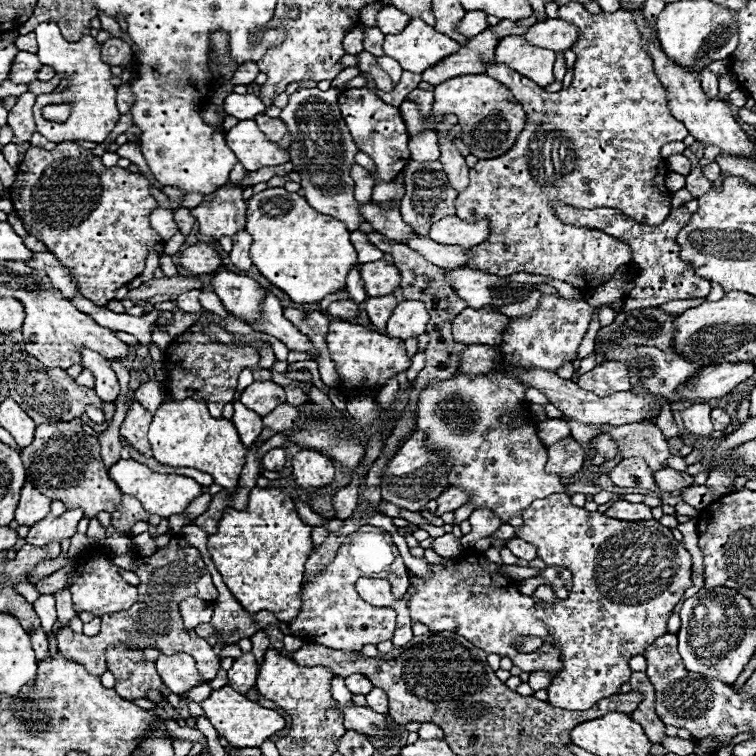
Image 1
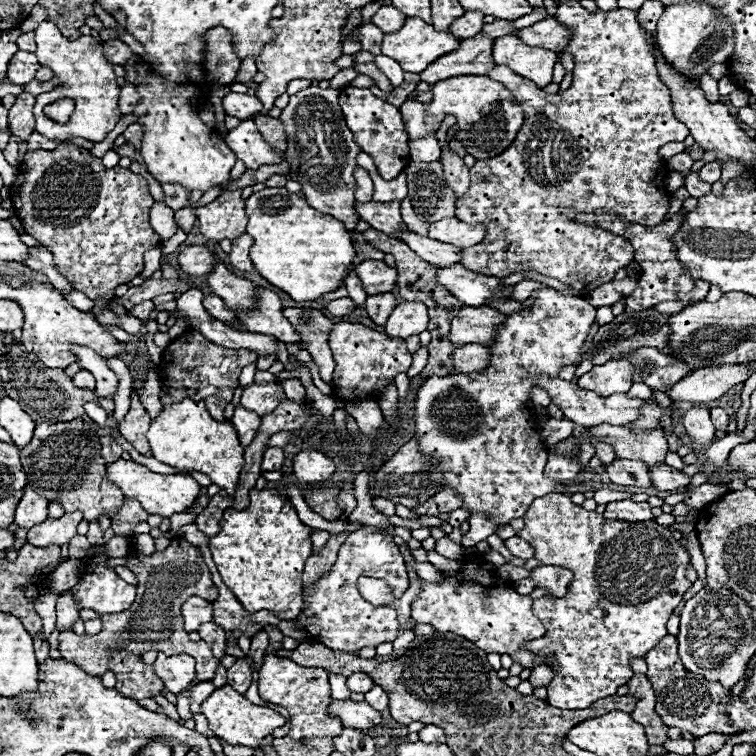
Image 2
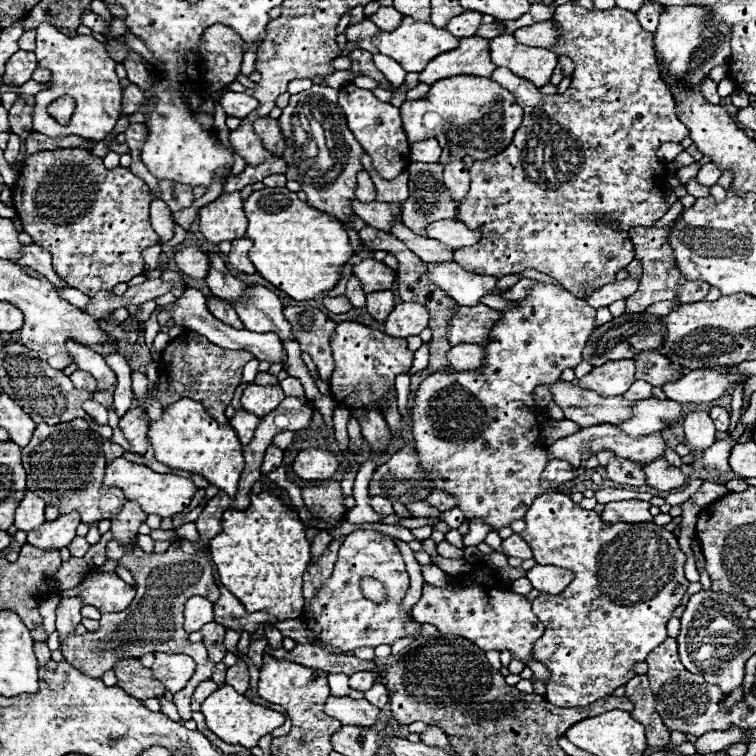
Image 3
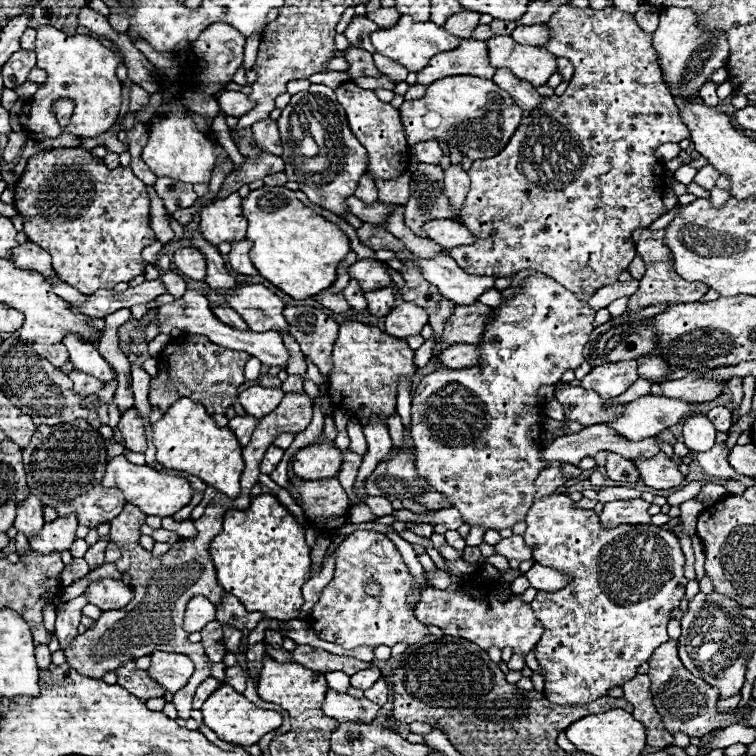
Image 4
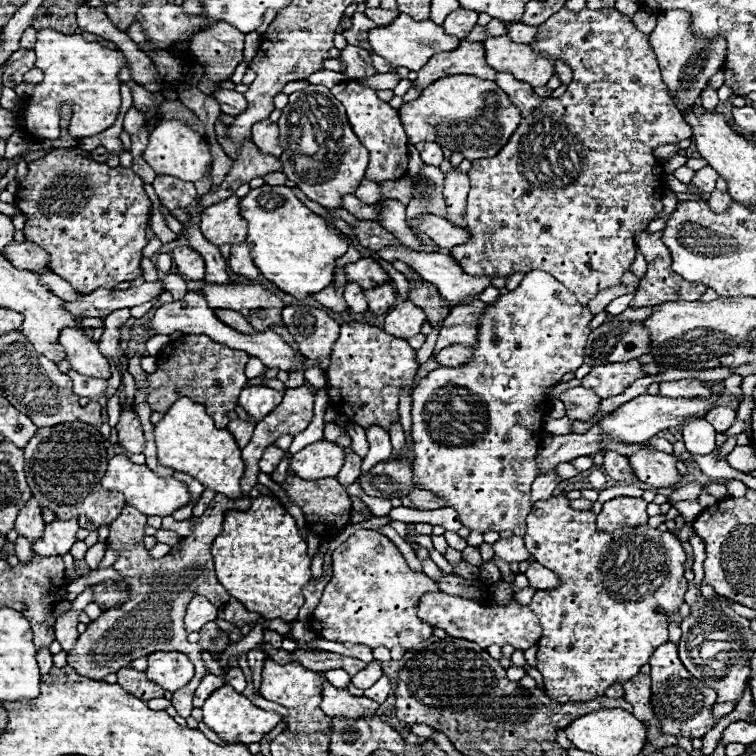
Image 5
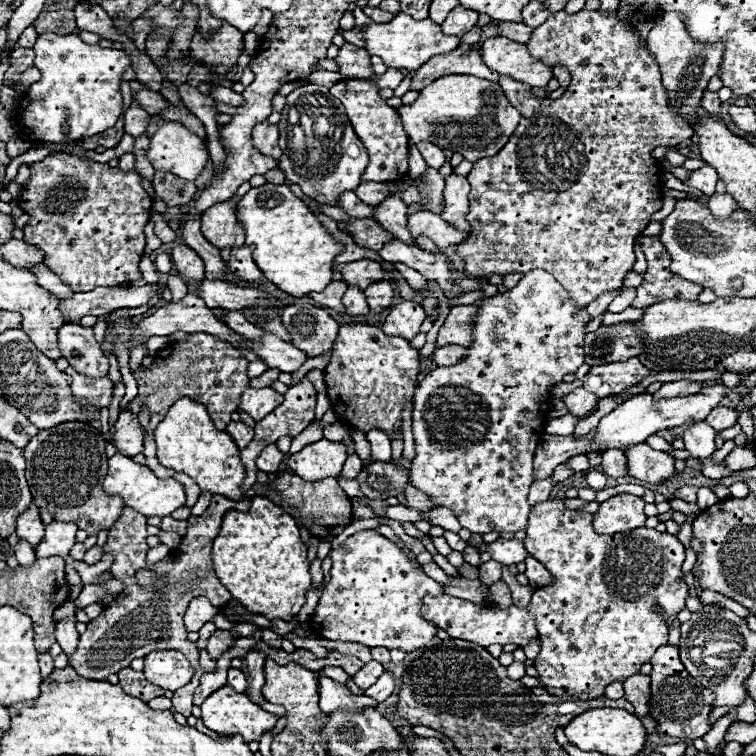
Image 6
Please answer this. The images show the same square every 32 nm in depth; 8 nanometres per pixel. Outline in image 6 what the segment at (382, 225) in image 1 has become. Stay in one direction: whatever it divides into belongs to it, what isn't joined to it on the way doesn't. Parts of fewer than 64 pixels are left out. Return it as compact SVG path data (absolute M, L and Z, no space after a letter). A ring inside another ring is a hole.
M342 192L338 196L338 206L354 218L372 218L372 206L358 200L358 196L354 192Z

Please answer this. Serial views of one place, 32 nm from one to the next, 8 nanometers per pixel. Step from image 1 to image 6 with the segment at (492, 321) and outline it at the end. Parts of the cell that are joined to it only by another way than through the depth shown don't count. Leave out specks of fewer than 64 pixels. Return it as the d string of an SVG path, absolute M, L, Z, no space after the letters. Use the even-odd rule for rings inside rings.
M480 300L470 306L452 306L450 314L446 316L446 322L442 324L436 344L446 346L446 344L460 344L466 346L472 342L472 320L474 312L480 306Z

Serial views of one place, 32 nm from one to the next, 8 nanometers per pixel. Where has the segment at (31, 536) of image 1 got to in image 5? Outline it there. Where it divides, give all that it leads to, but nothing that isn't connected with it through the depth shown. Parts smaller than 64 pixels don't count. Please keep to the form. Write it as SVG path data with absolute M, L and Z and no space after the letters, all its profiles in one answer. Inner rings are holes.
M54 520L46 524L44 534L38 542L32 544L38 556L64 556L70 552L72 544L76 542L78 522L72 520Z

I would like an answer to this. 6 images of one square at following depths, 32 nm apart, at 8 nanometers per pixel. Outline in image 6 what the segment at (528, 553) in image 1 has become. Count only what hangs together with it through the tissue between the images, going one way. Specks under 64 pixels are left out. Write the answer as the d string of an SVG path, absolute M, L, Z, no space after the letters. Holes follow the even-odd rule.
M498 538L498 540L494 540L494 542L488 542L488 544L484 542L484 544L478 544L478 546L474 546L474 548L476 548L478 552L490 552L492 560L496 560L496 562L500 562L500 564L506 564L506 566L524 562L524 558L528 556L524 544L522 544L520 540L516 540L516 538L512 538L512 540Z

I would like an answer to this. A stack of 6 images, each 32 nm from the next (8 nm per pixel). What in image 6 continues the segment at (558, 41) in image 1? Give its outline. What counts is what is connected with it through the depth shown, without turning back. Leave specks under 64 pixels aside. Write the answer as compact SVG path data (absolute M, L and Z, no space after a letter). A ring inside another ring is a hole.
M498 22L498 28L500 28L500 36L508 36L510 40L516 40L522 44L526 44L530 40L530 34L534 30L522 22L518 22L518 24L500 24Z

